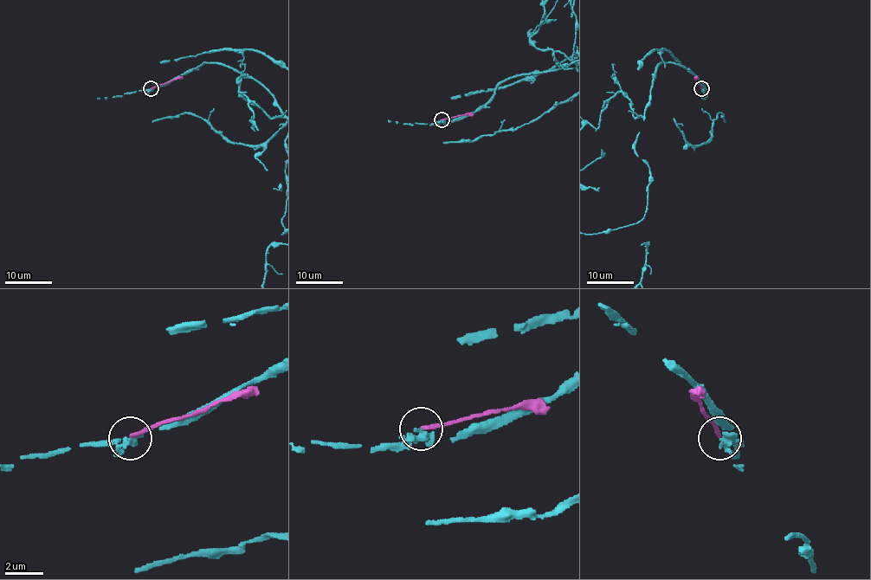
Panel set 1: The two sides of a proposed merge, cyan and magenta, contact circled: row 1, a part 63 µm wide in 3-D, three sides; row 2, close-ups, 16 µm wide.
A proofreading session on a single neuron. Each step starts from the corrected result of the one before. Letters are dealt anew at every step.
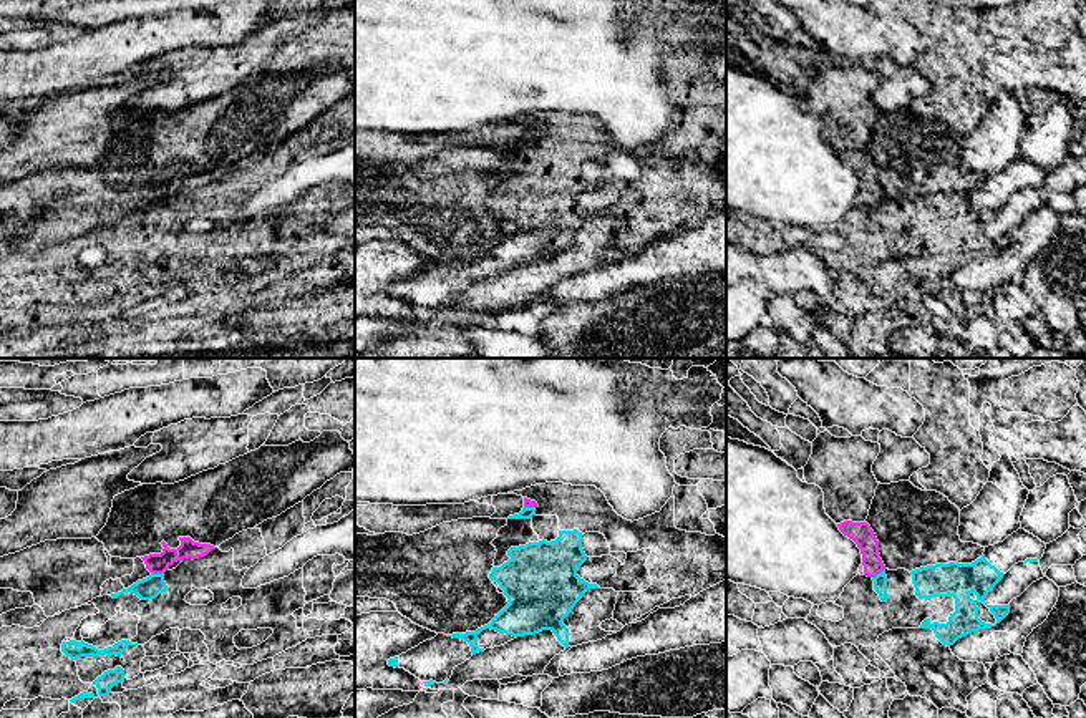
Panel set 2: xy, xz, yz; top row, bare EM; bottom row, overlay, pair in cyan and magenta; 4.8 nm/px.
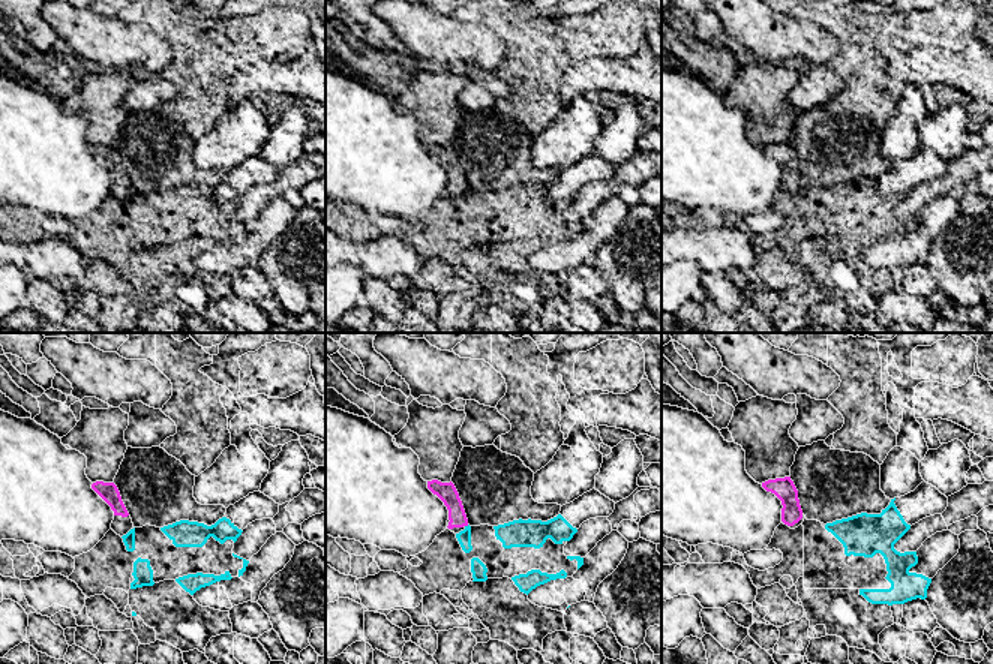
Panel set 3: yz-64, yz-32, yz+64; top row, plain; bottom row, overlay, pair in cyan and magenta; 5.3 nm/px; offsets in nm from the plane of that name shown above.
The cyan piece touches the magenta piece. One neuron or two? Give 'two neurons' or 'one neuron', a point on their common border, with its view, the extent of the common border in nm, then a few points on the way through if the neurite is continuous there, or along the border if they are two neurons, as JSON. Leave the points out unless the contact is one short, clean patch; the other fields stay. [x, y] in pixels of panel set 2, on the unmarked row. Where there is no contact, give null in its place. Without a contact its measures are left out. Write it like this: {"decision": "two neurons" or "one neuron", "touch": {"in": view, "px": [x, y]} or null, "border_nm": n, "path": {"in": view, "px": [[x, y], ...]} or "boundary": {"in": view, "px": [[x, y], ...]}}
{"decision": "two neurons", "touch": {"in": "yz", "px": [877, 203]}, "border_nm": 80, "boundary": {"in": "yz", "px": [[884, 198], [872, 206]]}}

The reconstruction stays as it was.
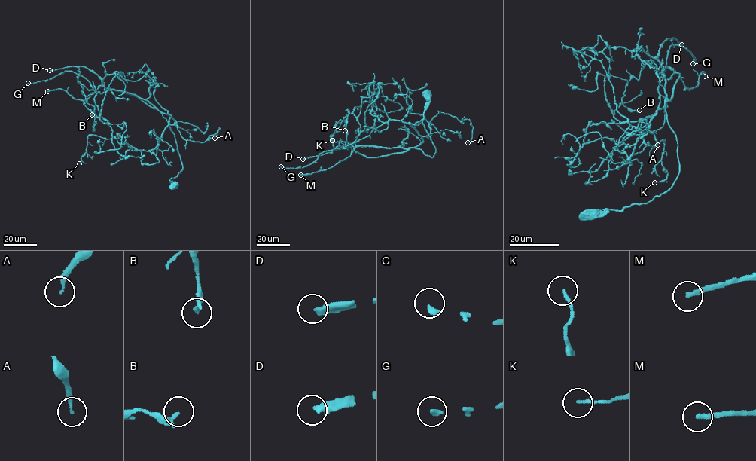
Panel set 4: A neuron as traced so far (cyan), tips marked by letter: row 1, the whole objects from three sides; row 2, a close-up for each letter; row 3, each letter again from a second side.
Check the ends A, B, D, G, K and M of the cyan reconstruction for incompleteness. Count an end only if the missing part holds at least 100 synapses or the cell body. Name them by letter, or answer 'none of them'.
G

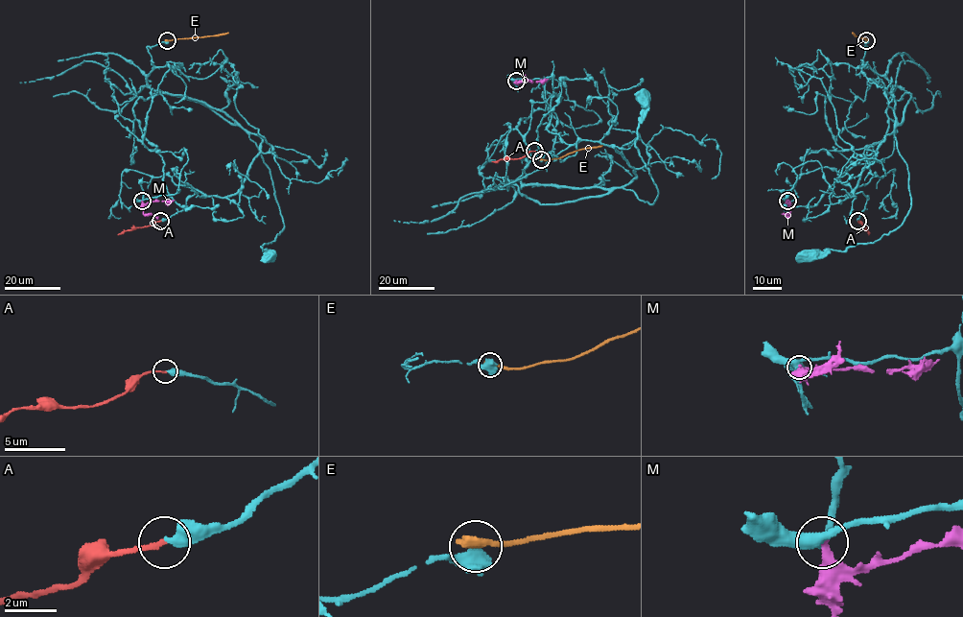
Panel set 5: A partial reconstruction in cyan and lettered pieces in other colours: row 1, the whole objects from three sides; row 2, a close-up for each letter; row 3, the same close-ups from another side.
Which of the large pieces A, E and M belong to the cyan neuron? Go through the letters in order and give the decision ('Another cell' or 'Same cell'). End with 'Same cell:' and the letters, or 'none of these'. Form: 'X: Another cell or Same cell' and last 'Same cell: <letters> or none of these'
A: Same cell
E: Another cell
M: Another cell
Same cell: A

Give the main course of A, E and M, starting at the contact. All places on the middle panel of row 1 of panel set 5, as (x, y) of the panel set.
A: (535, 151), (517, 159), (492, 161)
E: (541, 159), (559, 158), (575, 151), (602, 145)
M: (516, 81), (549, 79)

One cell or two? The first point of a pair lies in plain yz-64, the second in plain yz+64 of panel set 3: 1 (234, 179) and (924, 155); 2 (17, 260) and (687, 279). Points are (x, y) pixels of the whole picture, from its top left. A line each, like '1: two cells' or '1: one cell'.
1: one cell
2: two cells

